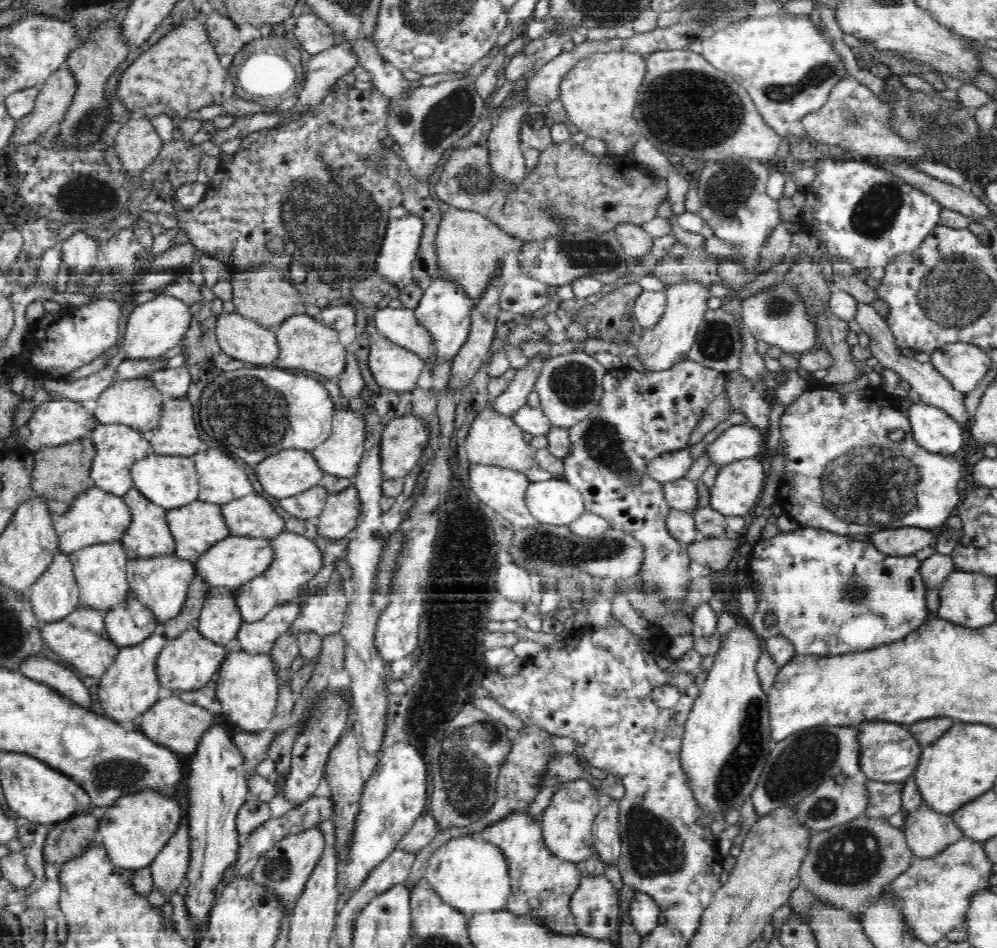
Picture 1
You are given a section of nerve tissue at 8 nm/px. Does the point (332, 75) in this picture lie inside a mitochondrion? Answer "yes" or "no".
no

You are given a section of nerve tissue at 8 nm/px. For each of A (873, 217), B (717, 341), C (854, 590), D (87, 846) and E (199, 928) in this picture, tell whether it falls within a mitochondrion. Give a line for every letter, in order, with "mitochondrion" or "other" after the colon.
A: mitochondrion
B: mitochondrion
C: mitochondrion
D: other
E: other

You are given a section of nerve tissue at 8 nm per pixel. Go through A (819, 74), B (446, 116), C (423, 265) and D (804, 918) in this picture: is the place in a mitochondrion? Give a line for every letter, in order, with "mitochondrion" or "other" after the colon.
A: mitochondrion
B: mitochondrion
C: other
D: other

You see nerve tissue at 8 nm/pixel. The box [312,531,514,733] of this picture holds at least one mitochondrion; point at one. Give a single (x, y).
(460, 642)

